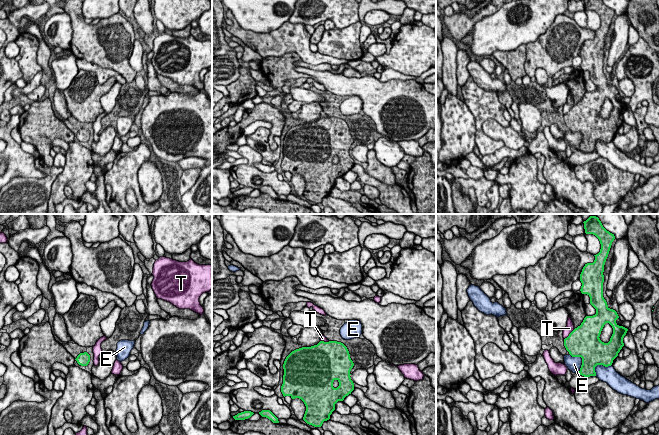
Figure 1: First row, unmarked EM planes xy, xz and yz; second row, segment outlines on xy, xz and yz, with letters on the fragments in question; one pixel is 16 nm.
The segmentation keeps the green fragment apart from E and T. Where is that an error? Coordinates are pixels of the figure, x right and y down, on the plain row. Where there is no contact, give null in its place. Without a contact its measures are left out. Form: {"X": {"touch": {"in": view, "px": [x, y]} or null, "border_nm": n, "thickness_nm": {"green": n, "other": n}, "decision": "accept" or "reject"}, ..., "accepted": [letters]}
{"E": {"touch": {"in": "yz", "px": [582, 136]}, "border_nm": 380, "thickness_nm": {"green": 440, "other": 220}, "decision": "reject"}, "T": {"touch": {"in": "yz", "px": [569, 110]}, "border_nm": 240, "thickness_nm": {"green": 480, "other": 140}, "decision": "reject"}, "accepted": []}

